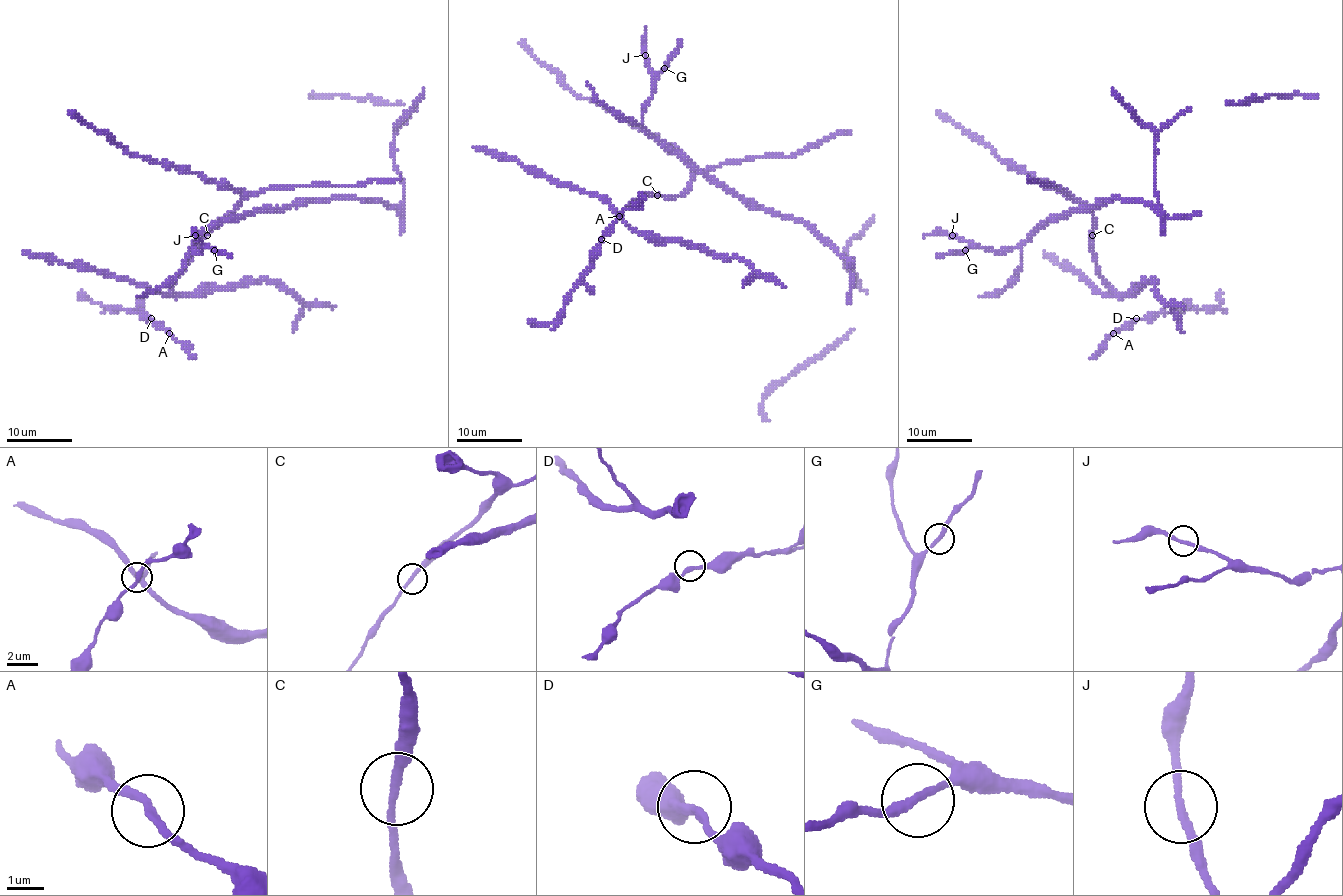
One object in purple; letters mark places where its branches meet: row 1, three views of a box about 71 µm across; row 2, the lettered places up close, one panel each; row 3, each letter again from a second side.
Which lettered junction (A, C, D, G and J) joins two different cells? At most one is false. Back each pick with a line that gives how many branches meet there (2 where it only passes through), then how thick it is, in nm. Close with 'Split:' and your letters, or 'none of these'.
Split: none of these

